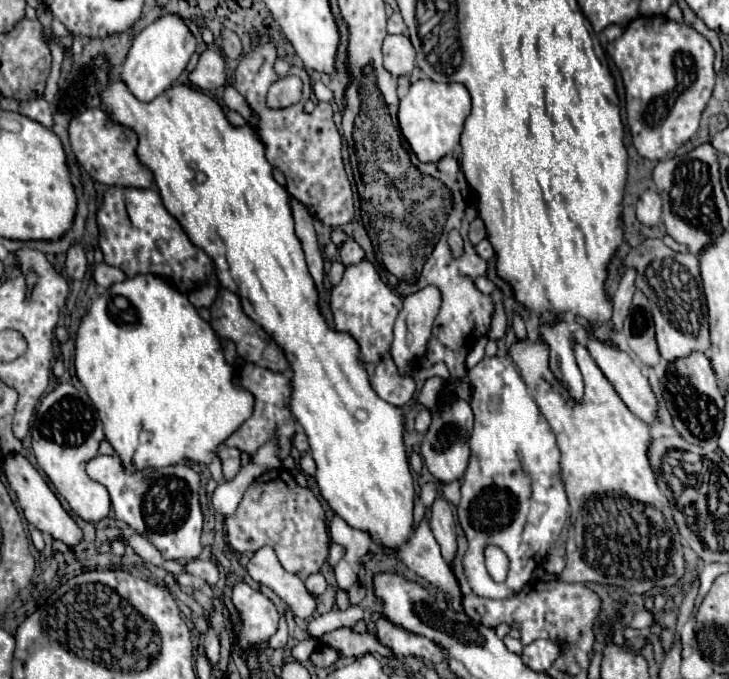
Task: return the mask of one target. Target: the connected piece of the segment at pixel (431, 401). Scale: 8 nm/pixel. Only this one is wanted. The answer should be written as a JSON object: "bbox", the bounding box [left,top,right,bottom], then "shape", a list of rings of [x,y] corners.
{"bbox":[417,377,443,409],"shape":[[[431,377],[425,381],[425,385],[421,387],[421,393],[417,397],[417,403],[421,403],[423,407],[431,409],[433,405],[437,405],[437,397],[439,397],[439,391],[443,387],[443,379],[441,377]]]}

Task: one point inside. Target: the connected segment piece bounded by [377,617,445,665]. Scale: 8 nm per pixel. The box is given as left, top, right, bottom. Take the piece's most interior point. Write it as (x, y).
(401, 642)

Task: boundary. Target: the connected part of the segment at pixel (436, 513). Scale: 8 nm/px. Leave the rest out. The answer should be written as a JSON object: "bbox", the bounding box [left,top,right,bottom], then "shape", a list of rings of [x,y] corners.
{"bbox":[429,497,457,563],"shape":[[[437,497],[431,507],[429,525],[433,531],[433,537],[437,539],[441,547],[441,555],[447,563],[451,563],[457,555],[457,537],[455,537],[455,519],[451,513],[451,507],[445,499]]]}

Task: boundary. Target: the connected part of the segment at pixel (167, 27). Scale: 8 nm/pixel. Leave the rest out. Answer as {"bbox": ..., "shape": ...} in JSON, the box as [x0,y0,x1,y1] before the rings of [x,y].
{"bbox":[119,15,195,101],"shape":[[[175,15],[159,17],[133,39],[133,45],[129,47],[129,53],[121,65],[119,79],[129,87],[133,97],[137,97],[139,101],[153,101],[179,79],[193,53],[195,37],[189,31],[189,27]]]}

